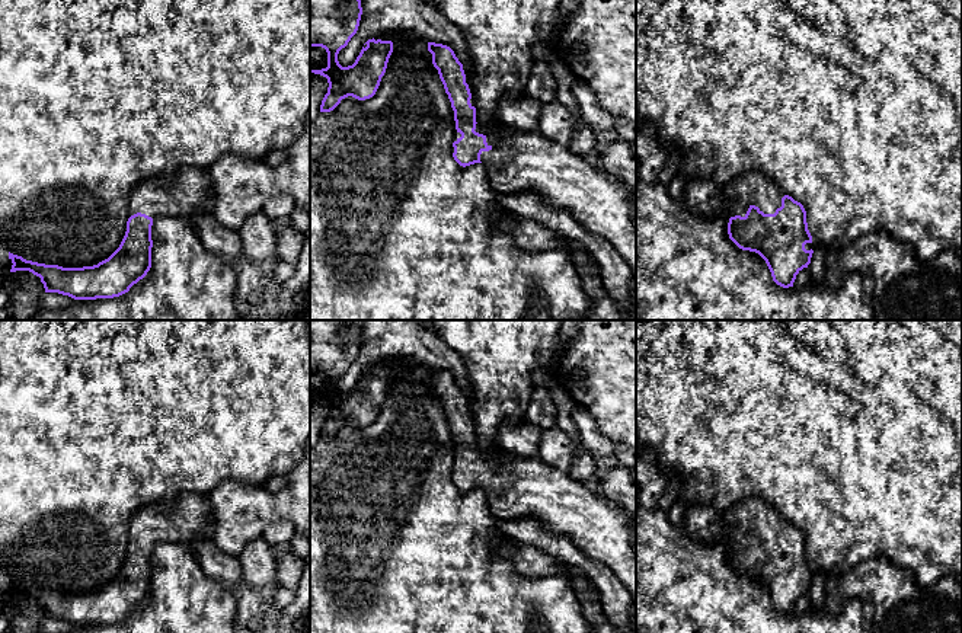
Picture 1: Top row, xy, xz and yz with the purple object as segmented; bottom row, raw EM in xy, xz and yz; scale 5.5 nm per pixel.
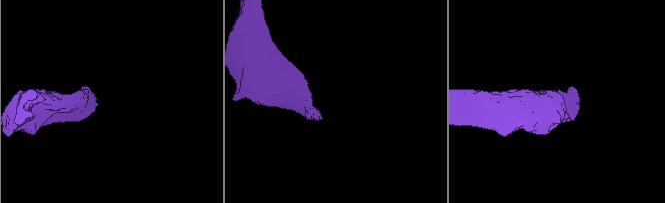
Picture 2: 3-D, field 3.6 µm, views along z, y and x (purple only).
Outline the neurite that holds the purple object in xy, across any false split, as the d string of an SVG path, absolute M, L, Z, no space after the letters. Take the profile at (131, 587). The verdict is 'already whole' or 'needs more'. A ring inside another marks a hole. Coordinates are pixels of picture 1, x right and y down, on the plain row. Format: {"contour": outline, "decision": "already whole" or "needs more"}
{"contour": "M137 538L127 547L119 573L93 592L63 594L26 586L9 578L10 598L29 597L41 604L45 618L58 618L74 626L114 624L130 617L151 594L153 544Z", "decision": "already whole"}

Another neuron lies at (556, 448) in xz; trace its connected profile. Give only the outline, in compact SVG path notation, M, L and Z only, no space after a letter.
M557 425L544 429L538 447L538 458L568 473L575 460L573 441Z

